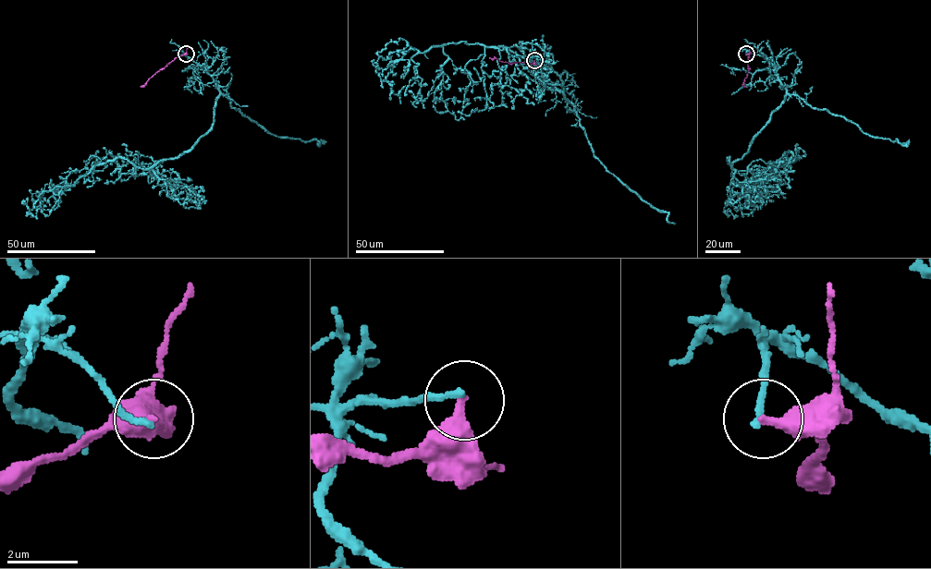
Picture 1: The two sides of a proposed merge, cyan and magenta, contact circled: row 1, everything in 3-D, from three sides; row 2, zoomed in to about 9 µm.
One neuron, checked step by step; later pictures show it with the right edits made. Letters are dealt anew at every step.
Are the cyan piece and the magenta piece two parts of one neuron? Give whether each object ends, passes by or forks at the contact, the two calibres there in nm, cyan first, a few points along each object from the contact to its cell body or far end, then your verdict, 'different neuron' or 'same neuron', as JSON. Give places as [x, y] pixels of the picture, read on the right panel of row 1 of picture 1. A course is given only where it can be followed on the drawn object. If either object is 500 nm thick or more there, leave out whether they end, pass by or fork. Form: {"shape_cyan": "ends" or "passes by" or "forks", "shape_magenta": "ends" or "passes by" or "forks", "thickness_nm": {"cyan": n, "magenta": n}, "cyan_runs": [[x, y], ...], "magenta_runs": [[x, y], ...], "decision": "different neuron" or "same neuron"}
{"shape_cyan": "ends", "shape_magenta": "ends", "thickness_nm": {"cyan": 170, "magenta": 400}, "cyan_runs": [[746, 54], [765, 57], [786, 90], [732, 169], [727, 160], [734, 186], [755, 196], [782, 179], [787, 188]], "magenta_runs": [[746, 54], [749, 55], [749, 69], [743, 87]], "decision": "different neuron"}

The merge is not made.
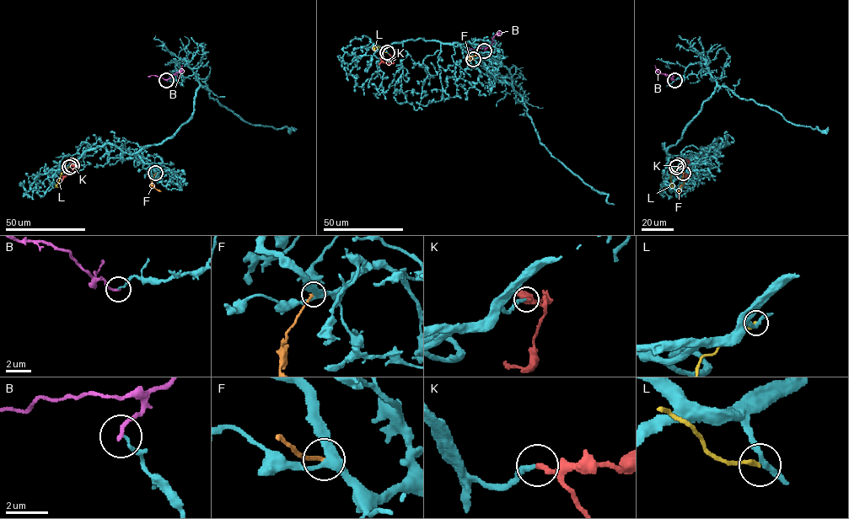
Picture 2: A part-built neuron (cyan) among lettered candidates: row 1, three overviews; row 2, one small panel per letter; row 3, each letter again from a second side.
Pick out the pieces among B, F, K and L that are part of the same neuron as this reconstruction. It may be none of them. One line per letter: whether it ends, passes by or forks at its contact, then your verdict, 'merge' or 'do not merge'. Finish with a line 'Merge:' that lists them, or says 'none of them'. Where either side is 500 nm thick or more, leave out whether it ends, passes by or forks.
B: it ends there; do not merge
F: it ends there; do not merge
K: it ends there; merge
L: it ends there; do not merge
Merge: K

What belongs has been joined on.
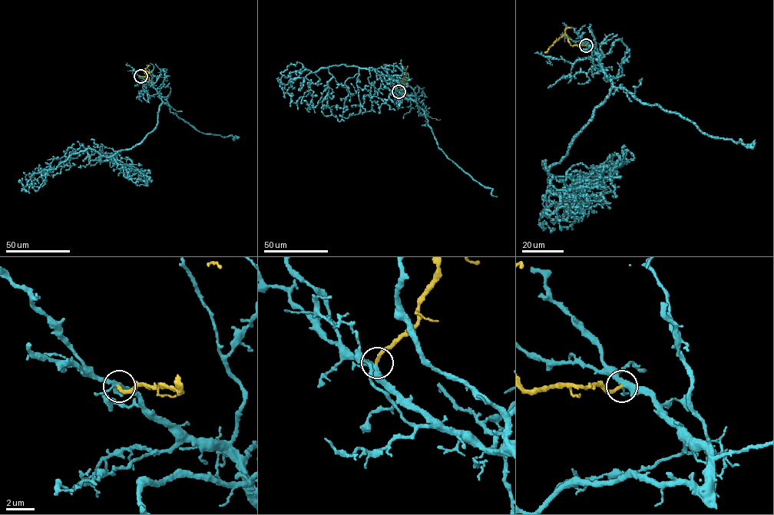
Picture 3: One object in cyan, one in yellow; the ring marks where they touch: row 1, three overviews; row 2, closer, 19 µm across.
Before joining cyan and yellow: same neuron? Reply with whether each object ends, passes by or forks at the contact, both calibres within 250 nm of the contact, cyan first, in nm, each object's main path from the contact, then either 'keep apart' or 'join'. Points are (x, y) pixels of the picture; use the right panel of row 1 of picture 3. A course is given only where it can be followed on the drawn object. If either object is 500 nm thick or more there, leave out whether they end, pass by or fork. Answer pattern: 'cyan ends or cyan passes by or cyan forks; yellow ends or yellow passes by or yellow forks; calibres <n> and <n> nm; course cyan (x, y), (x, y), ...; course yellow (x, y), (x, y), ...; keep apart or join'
cyan forks; yellow ends; calibres 340 and 240 nm; course cyan (586, 44), (611, 87), (549, 174), (542, 163), (551, 194), (576, 206), (606, 186), (613, 198); course yellow (586, 44), (571, 45), (563, 34), (545, 52); join

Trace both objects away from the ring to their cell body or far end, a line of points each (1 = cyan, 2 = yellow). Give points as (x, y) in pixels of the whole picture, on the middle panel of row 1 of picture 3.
1: (398, 91), (420, 107), (410, 87), (373, 68), (340, 64), (313, 72), (304, 70), (287, 90), (298, 108)
2: (398, 91), (404, 82), (408, 66)

